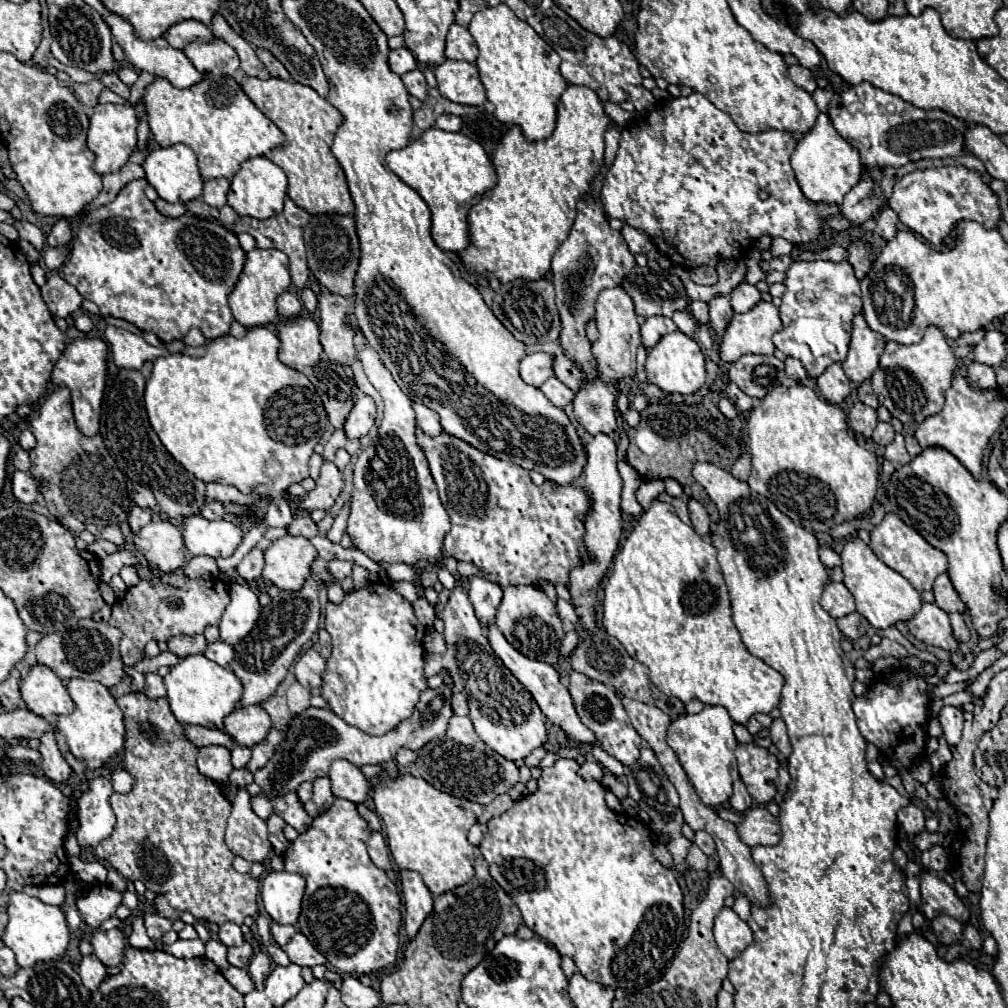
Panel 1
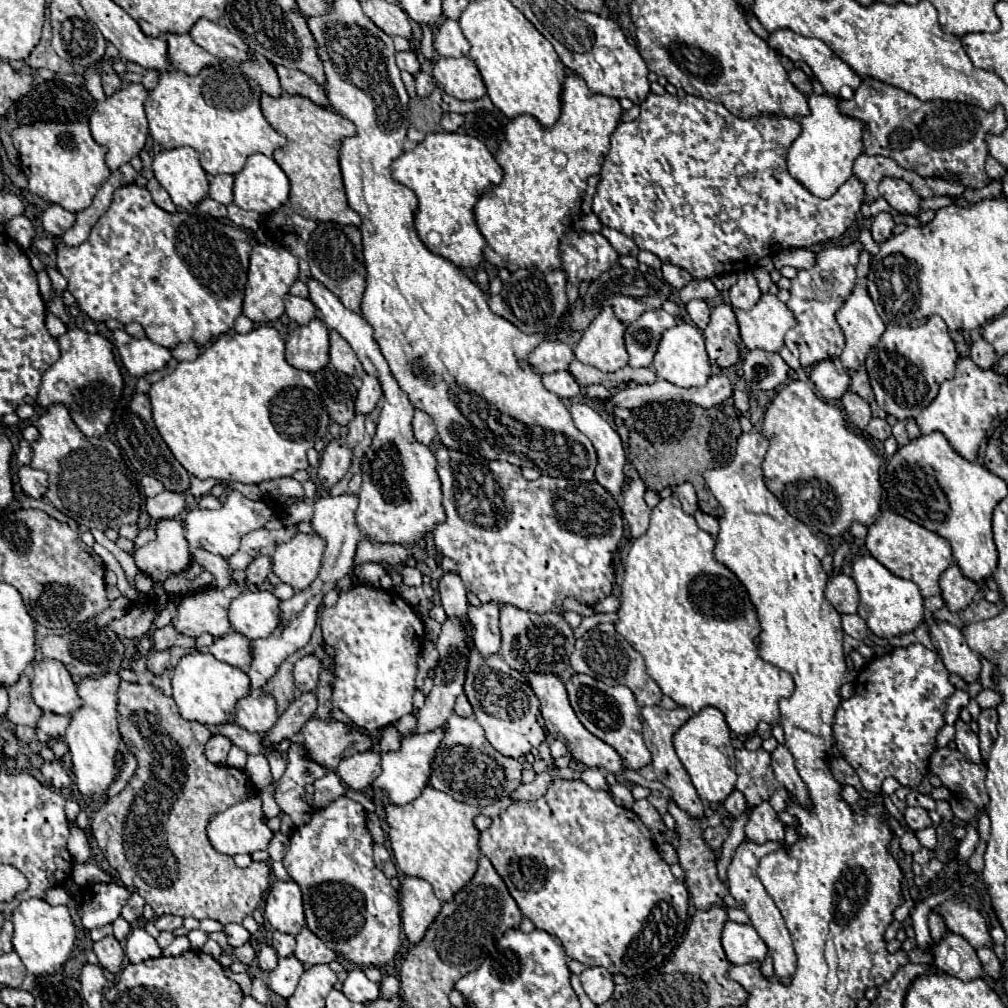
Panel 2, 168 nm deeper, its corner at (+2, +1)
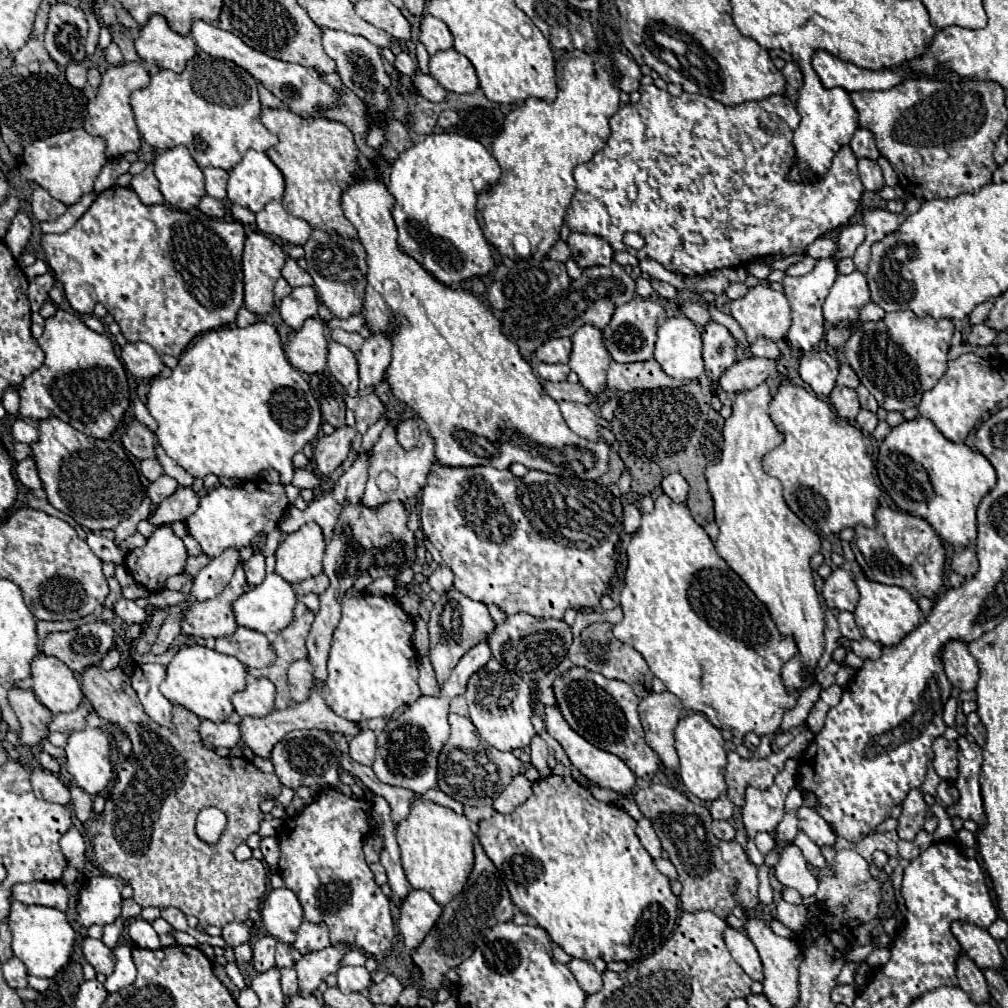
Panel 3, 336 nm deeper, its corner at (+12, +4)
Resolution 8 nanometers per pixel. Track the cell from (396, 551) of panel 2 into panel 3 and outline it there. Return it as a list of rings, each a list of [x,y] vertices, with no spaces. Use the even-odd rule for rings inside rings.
[[[362,504],[346,506],[336,524],[336,536],[328,542],[324,554],[324,572],[330,578],[328,590],[320,596],[320,610],[312,622],[312,630],[306,638],[308,660],[314,666],[314,682],[324,682],[328,678],[326,662],[330,654],[332,634],[340,622],[340,602],[346,590],[354,586],[360,574],[368,572],[372,578],[396,576],[400,570],[410,568],[416,560],[414,534],[408,530],[408,514],[404,504],[384,504],[380,512],[372,512]]]

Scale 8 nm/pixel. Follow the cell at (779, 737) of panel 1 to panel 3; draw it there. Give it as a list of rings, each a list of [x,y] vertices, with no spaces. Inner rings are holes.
[[[800,806],[796,810],[796,818],[798,818],[798,828],[804,830],[812,842],[816,842],[818,846],[834,844],[836,836],[832,828],[828,826],[828,822],[818,812],[814,812],[808,806]]]

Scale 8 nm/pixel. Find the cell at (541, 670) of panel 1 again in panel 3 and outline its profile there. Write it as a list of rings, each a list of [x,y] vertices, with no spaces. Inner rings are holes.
[[[546,704],[544,706],[544,726],[548,730],[548,734],[564,748],[564,752],[568,754],[570,762],[574,768],[578,768],[588,780],[596,782],[598,786],[602,788],[608,788],[608,790],[614,790],[614,792],[620,792],[620,794],[630,794],[632,788],[634,788],[634,772],[616,756],[616,754],[610,754],[606,750],[600,750],[596,746],[592,746],[588,740],[584,740],[580,734],[576,734],[568,722],[564,720],[560,708],[556,704]]]

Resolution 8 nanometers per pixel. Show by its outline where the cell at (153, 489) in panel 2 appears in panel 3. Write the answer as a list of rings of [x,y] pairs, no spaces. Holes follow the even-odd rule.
[[[142,460],[140,462],[140,473],[148,482],[154,482],[162,476],[162,466],[156,462],[156,460]]]

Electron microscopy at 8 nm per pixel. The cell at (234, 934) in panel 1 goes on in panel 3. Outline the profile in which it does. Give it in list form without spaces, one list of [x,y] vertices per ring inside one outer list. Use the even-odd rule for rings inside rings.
[[[232,922],[232,924],[226,924],[222,928],[222,938],[226,940],[228,946],[238,946],[238,944],[244,944],[248,942],[250,938],[250,932],[244,924],[238,924],[238,922]]]

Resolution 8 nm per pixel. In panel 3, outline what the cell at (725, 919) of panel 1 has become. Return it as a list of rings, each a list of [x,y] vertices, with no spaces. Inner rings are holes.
[[[726,928],[722,936],[724,936],[728,952],[742,966],[742,970],[748,976],[752,976],[752,980],[762,980],[762,962],[758,958],[754,944],[750,942],[750,938],[734,928]]]

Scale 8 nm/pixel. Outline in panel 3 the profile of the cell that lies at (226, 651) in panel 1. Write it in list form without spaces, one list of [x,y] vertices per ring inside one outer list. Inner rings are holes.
[[[238,626],[232,636],[216,638],[214,650],[238,658],[246,668],[264,668],[276,658],[264,634],[242,626]]]

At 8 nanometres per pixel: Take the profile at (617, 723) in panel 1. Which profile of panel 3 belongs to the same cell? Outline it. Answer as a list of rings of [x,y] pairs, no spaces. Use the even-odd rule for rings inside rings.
[[[570,668],[564,676],[554,680],[554,694],[562,716],[572,730],[576,730],[596,748],[622,758],[636,776],[644,780],[650,780],[654,776],[660,762],[652,748],[648,748],[648,744],[644,742],[644,730],[636,712],[640,700],[626,682],[608,680],[602,674],[590,672],[586,668]]]

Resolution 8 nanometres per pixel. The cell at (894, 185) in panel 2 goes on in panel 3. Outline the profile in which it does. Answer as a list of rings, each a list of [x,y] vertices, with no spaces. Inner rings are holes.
[[[860,160],[858,170],[860,170],[860,180],[868,192],[880,192],[884,188],[884,178],[882,178],[882,170],[878,162]]]

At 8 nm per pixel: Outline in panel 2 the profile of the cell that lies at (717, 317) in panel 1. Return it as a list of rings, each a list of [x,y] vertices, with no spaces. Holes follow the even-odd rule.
[[[720,303],[712,309],[710,323],[704,329],[704,339],[712,365],[720,369],[730,369],[742,361],[742,349],[738,347],[738,323],[730,305]]]

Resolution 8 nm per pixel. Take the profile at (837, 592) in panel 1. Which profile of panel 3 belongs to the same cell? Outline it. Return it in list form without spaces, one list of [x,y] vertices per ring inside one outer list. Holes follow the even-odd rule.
[[[838,568],[834,570],[822,586],[822,596],[826,606],[832,610],[848,610],[852,612],[858,600],[858,588],[854,584],[854,574]]]

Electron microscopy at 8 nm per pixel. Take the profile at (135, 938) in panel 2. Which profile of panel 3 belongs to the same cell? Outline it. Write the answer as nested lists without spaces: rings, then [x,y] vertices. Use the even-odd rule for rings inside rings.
[[[120,944],[114,950],[116,956],[116,968],[114,972],[108,976],[104,988],[108,992],[118,992],[120,988],[126,988],[128,984],[132,984],[132,980],[136,978],[136,966],[132,962],[132,944]]]

